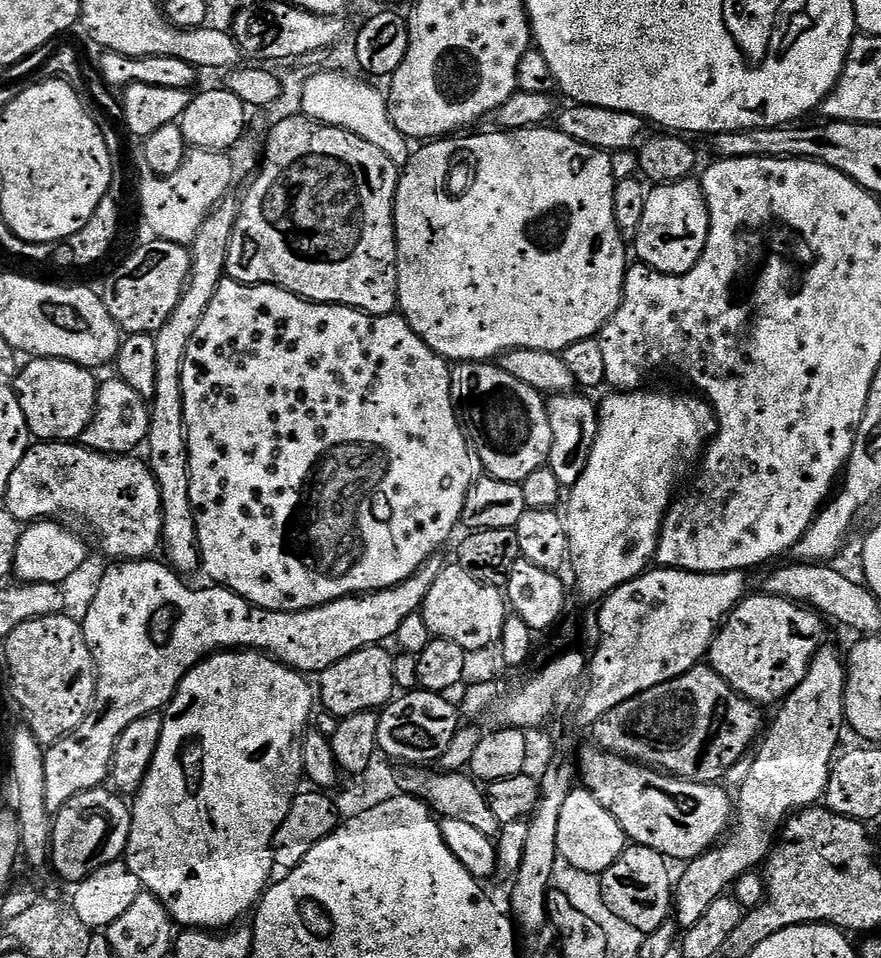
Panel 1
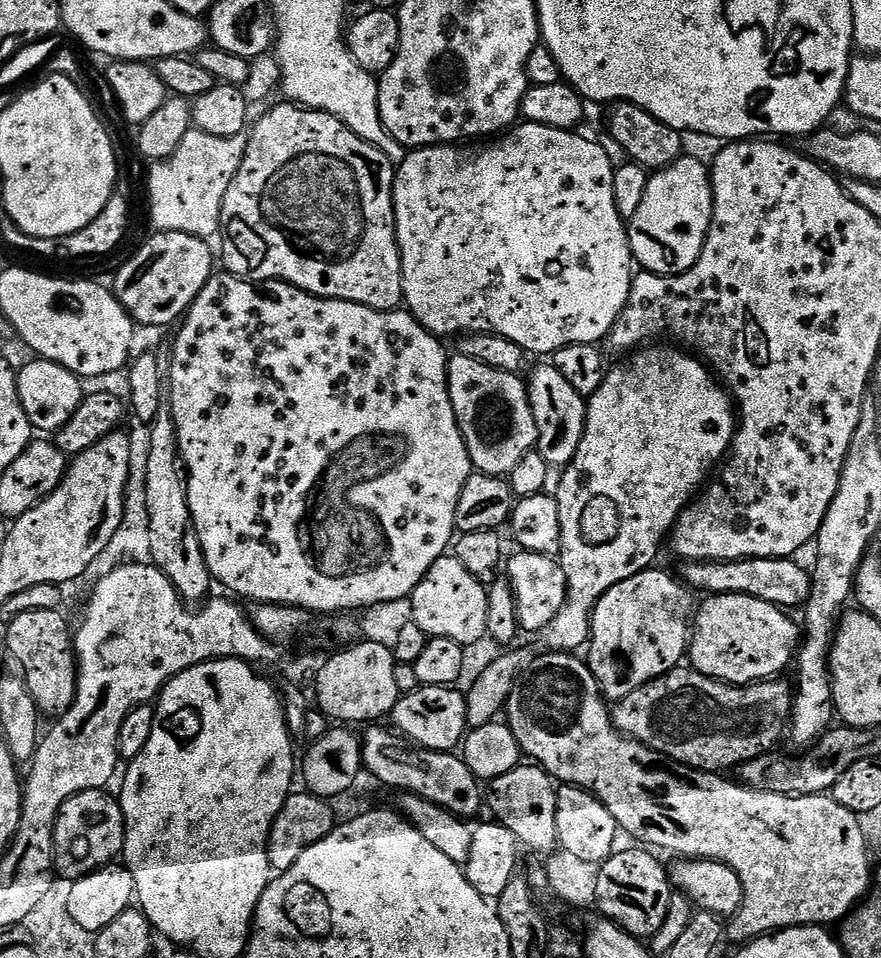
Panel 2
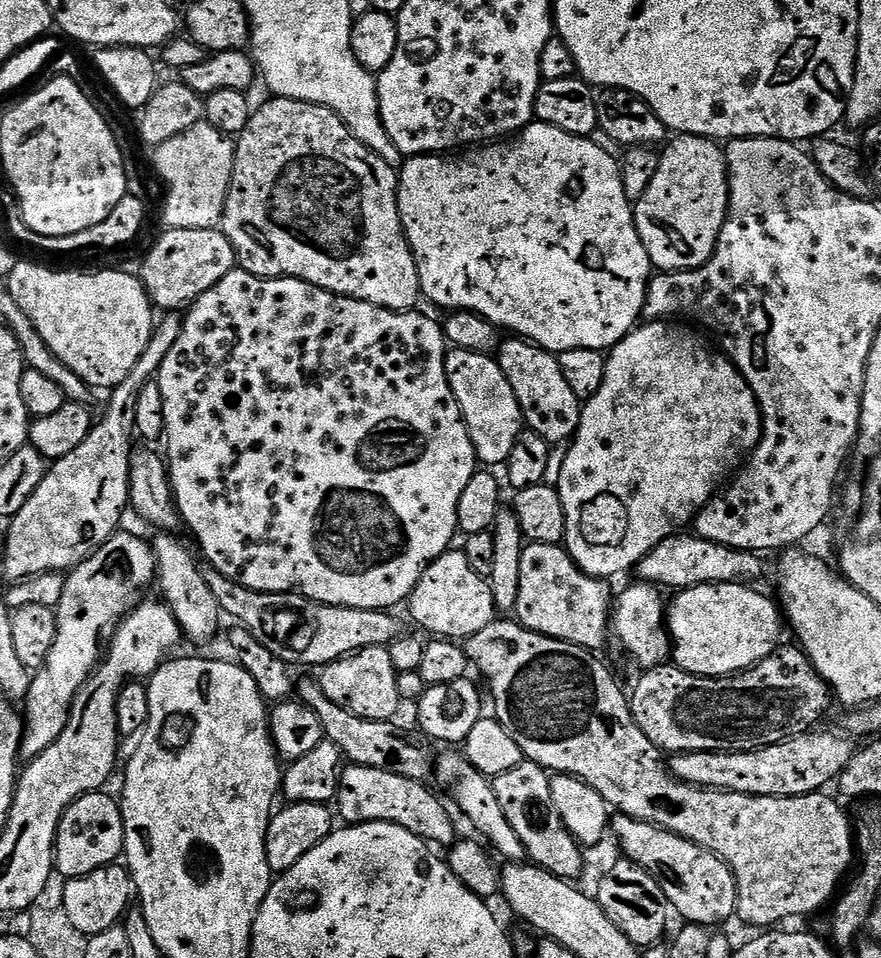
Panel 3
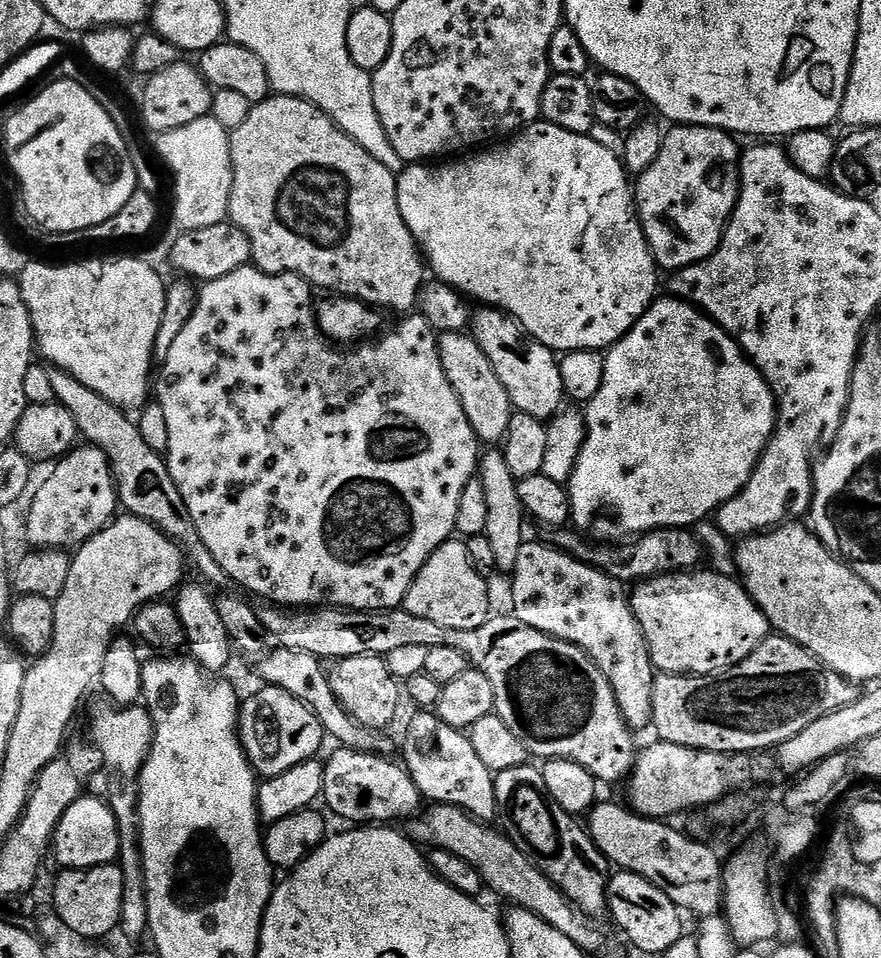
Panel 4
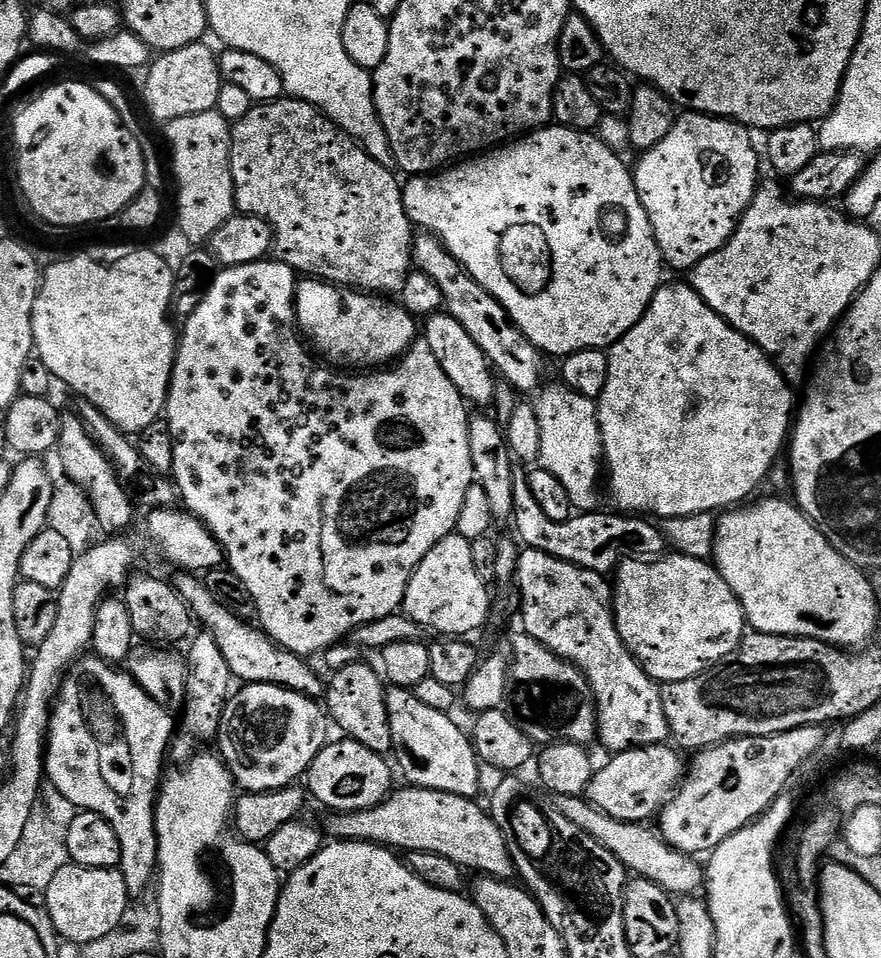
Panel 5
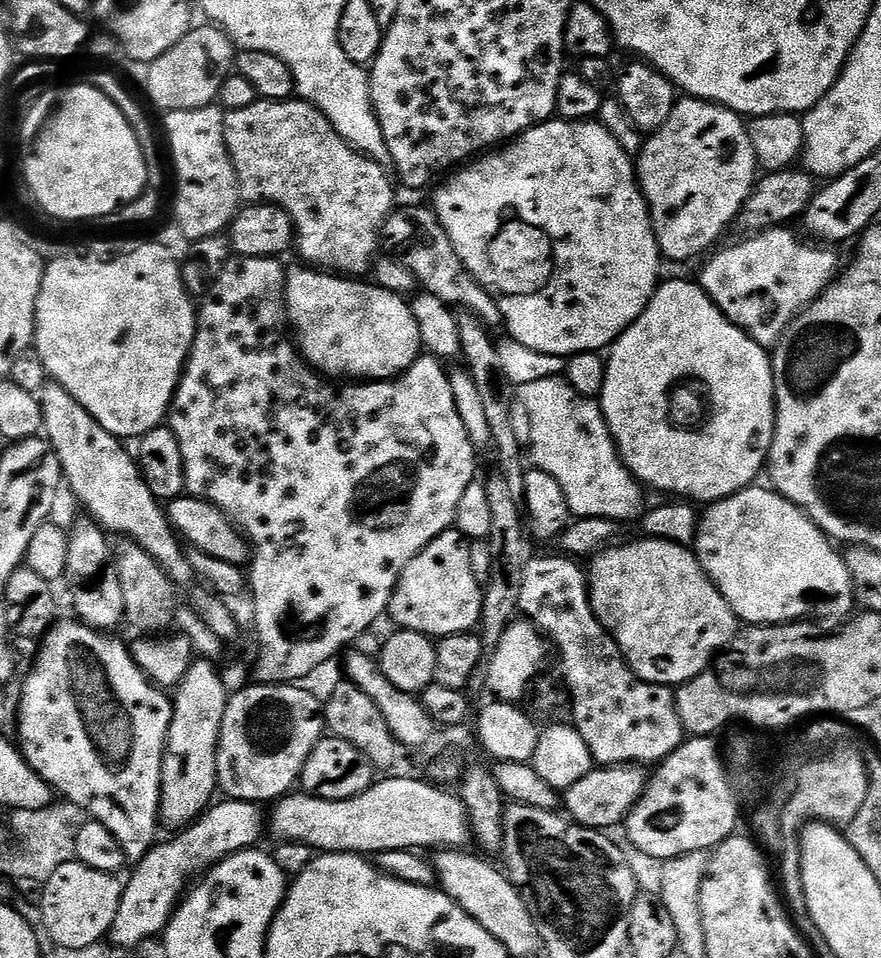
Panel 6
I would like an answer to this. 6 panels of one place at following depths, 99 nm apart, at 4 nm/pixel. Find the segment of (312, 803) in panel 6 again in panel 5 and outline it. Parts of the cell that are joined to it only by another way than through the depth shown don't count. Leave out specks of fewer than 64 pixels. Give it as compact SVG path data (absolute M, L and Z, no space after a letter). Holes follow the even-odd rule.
M397 787L378 806L333 815L327 831L332 831L333 837L342 840L381 844L383 848L399 850L404 854L418 850L442 854L442 858L450 858L450 862L461 868L473 868L480 872L476 874L483 874L488 878L511 881L516 876L516 868L512 865L510 850L506 846L502 830L485 809L483 812L476 805L475 799L438 790L403 787Z

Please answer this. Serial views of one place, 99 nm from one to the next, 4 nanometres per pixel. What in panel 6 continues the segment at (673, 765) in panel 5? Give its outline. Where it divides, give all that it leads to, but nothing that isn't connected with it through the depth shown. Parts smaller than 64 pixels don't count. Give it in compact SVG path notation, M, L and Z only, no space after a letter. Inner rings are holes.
M613 764L611 766L596 766L586 774L586 778L580 778L574 782L574 786L563 789L562 808L575 823L581 824L584 828L595 828L597 830L612 830L615 824L623 825L636 808L636 803L644 797L650 781L649 773L638 764Z

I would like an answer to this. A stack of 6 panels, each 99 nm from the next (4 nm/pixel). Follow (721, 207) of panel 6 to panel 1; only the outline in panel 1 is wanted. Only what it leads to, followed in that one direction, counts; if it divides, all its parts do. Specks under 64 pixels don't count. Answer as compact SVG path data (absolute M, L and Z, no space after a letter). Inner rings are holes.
M689 178L673 184L658 184L645 195L642 220L634 241L636 256L645 269L665 276L681 276L696 265L708 237L708 211L704 205L701 185L694 181L695 179Z

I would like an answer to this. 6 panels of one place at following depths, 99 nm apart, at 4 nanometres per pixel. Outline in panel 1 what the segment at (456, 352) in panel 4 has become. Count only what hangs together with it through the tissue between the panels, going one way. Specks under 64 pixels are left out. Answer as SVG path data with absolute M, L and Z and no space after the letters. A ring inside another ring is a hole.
M460 362L452 368L452 404L456 408L456 417L460 423L460 429L464 432L464 437L468 443L468 449L472 452L475 463L480 464L487 475L498 478L502 482L510 482L511 484L520 484L527 476L532 474L534 470L545 467L548 458L548 420L544 417L545 397L541 393L535 392L530 386L526 386L522 382L518 382L518 378L510 378L510 374L506 374L506 370L502 370L499 366L492 362Z

